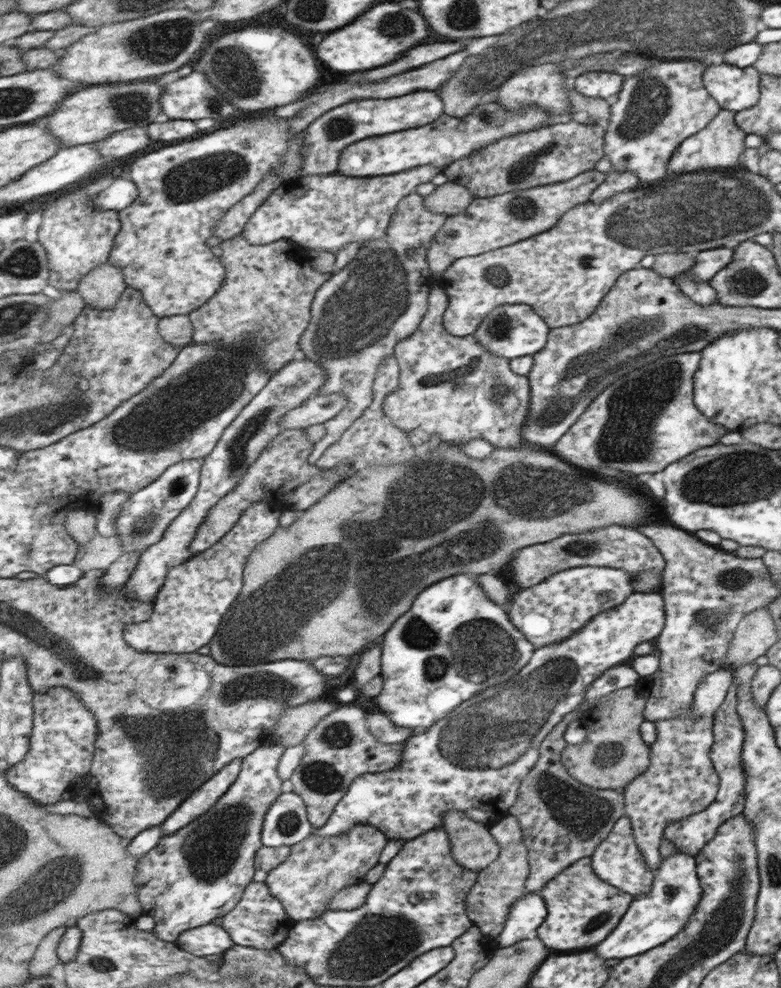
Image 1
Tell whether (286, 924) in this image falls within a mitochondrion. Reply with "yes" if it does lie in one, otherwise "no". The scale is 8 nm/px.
no

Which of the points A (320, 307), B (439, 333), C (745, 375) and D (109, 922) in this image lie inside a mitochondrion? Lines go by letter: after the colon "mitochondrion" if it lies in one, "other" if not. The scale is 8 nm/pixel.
A: mitochondrion
B: other
C: other
D: other

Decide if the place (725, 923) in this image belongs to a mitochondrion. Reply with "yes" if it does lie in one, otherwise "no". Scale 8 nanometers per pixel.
yes

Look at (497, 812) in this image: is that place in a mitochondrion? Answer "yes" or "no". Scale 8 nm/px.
no

